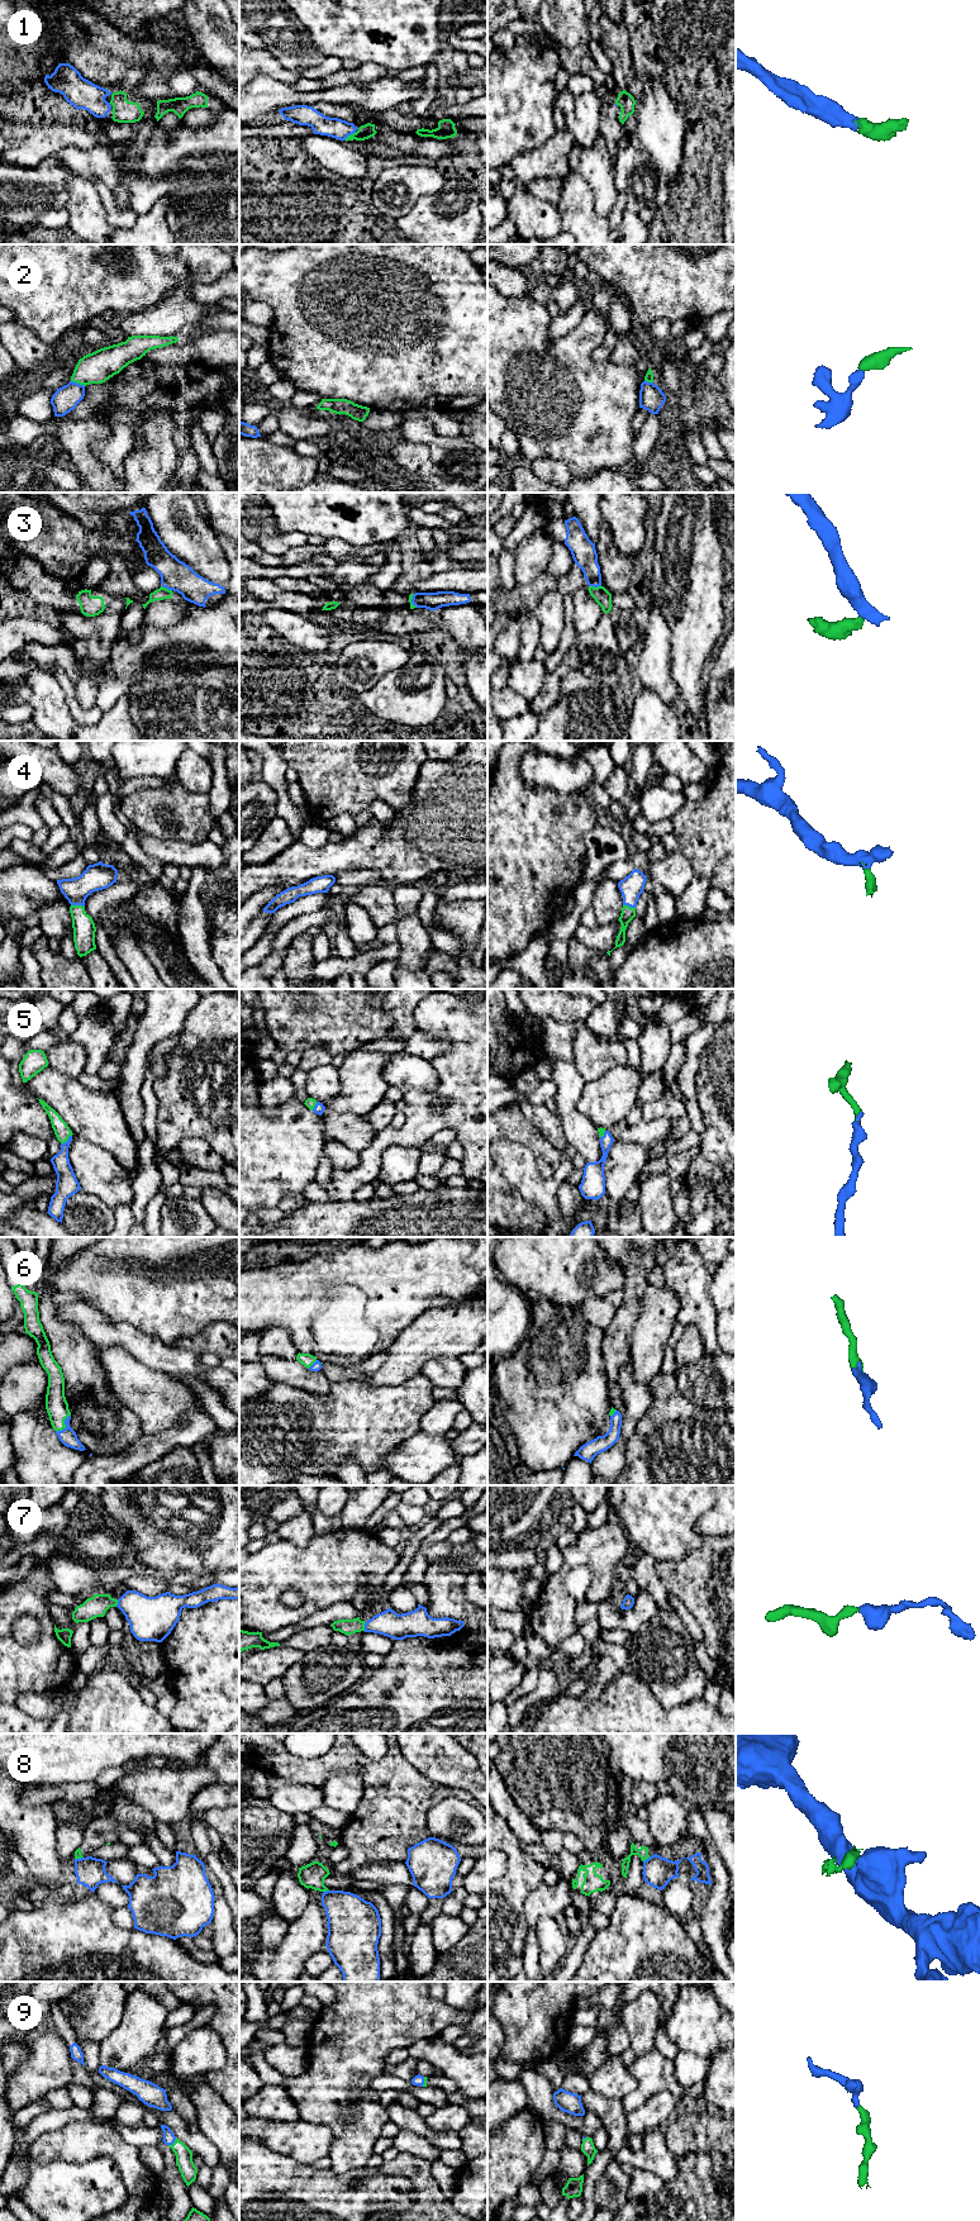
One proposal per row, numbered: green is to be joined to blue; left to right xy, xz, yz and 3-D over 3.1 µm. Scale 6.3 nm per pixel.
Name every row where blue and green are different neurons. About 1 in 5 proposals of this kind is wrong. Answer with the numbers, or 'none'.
3, 8

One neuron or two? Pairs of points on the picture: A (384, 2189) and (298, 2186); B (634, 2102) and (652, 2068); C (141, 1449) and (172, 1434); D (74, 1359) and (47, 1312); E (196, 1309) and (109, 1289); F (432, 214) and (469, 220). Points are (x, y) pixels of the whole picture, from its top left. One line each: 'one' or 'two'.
A: one
B: one
C: one
D: one
E: one
F: one

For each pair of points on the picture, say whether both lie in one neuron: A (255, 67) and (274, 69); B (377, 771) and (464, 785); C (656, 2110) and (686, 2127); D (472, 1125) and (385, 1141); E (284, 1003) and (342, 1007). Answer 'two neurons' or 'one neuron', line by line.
A: one neuron
B: two neurons
C: two neurons
D: one neuron
E: one neuron

